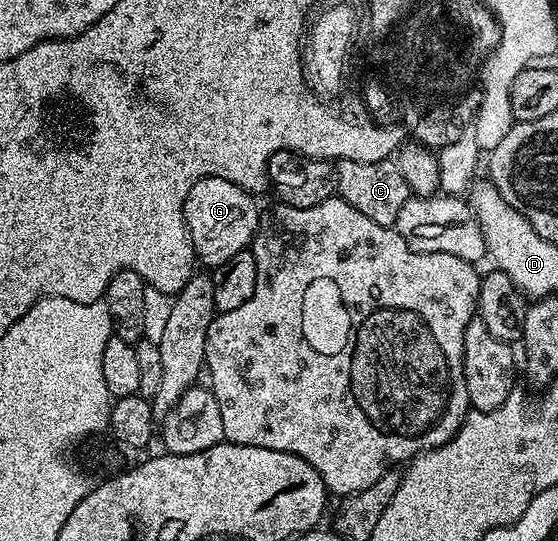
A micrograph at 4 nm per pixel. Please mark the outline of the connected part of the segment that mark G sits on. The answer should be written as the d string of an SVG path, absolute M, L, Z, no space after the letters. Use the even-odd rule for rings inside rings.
M207 176L190 186L190 194L186 194L184 203L184 217L192 249L196 251L201 265L215 266L226 262L226 258L234 258L234 254L245 251L251 245L262 215L261 209L256 209L252 200L255 199L249 193L226 178Z

